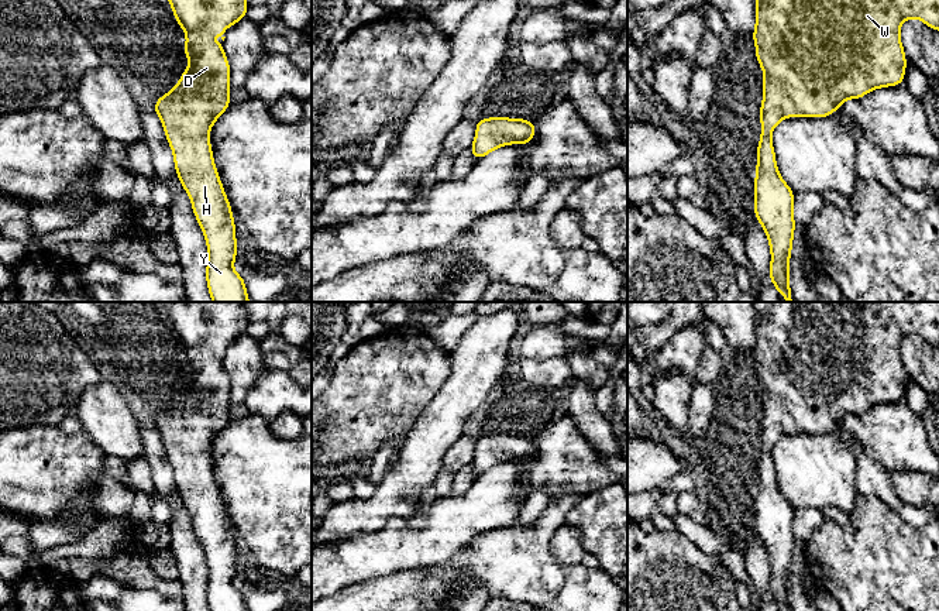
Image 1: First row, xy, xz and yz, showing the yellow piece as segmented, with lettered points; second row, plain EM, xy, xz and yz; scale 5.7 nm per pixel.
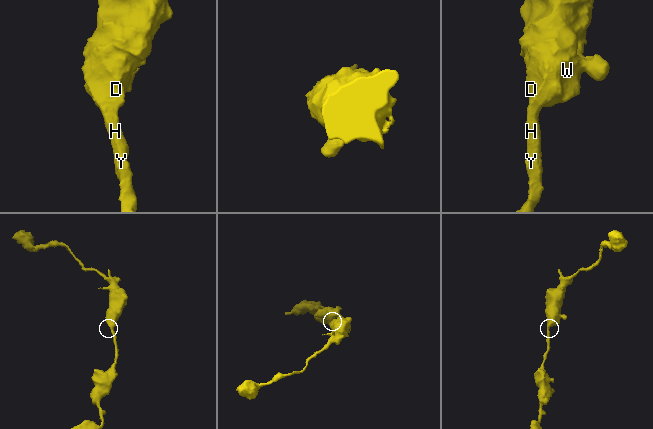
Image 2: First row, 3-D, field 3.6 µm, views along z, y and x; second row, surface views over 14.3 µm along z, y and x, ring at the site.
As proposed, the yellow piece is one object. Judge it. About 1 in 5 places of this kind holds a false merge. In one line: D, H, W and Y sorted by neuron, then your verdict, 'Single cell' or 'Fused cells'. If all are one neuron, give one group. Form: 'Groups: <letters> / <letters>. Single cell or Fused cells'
Groups: D H W Y. Single cell

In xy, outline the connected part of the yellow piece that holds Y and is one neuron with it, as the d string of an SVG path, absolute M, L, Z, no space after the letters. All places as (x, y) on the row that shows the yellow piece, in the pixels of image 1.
M169 0L169 4L173 10L176 23L183 28L186 34L186 47L182 49L182 52L189 56L189 66L185 69L175 87L156 100L154 111L161 117L166 140L173 152L173 162L178 178L183 185L188 196L190 198L196 220L203 229L209 253L206 279L211 301L250 302L244 284L244 277L240 277L233 267L234 260L237 258L235 224L230 202L224 193L223 183L214 167L209 138L209 133L214 121L230 106L230 65L223 51L223 44L219 44L217 41L214 41L213 44L206 42L209 34L214 37L220 35L224 41L226 37L223 34L226 32L226 28L234 25L237 21L245 17L248 10L247 0Z

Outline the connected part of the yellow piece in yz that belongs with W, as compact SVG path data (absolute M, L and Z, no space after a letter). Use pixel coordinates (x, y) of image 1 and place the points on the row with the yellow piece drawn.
M756 0L753 40L756 58L764 73L764 97L760 107L761 135L757 147L754 216L770 243L770 279L787 302L794 302L788 267L795 230L794 192L777 169L771 133L785 117L832 116L847 99L860 99L874 89L904 83L907 58L900 28L908 18L918 18L939 31L939 0Z

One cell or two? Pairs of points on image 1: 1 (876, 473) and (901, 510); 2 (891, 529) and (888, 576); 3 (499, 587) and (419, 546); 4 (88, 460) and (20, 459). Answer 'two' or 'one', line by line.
1: one
2: one
3: two
4: one

